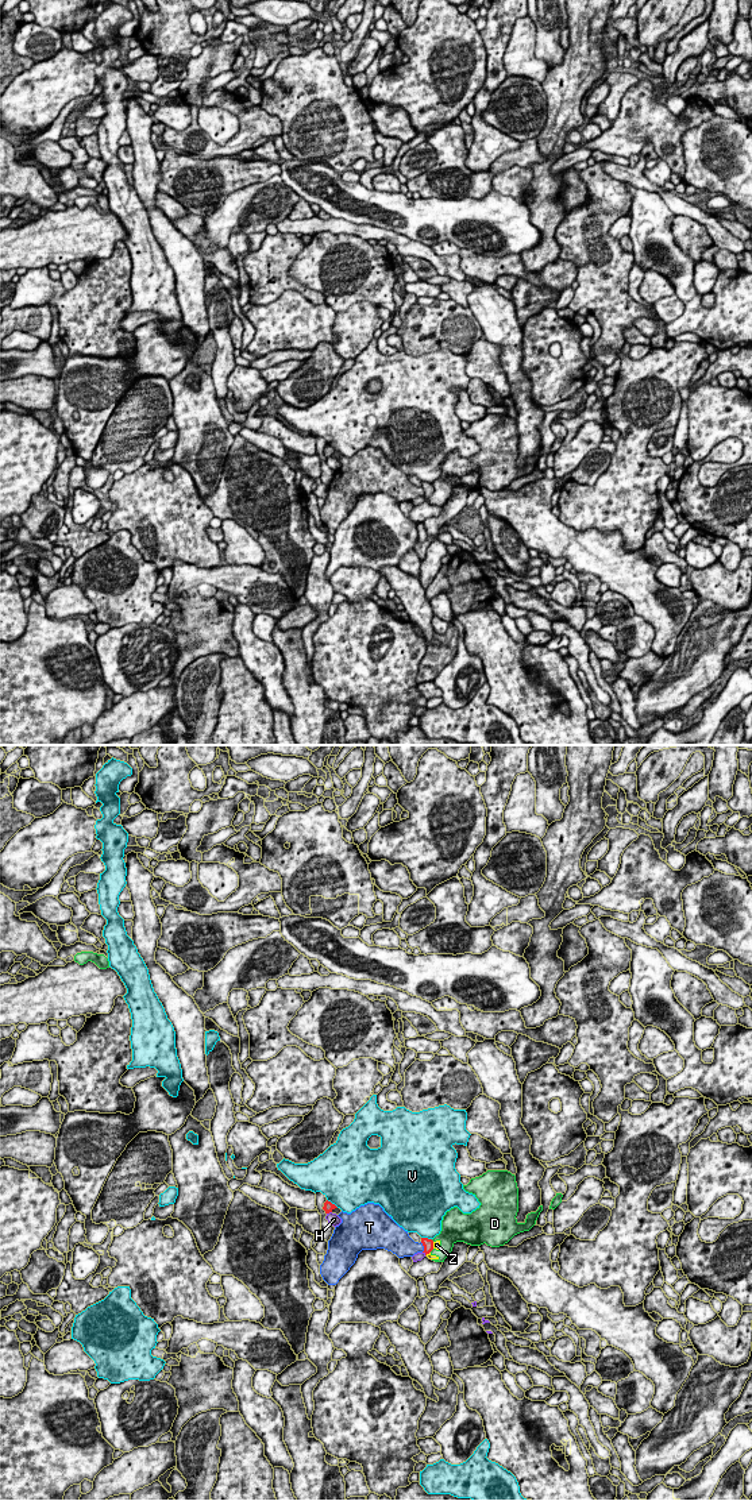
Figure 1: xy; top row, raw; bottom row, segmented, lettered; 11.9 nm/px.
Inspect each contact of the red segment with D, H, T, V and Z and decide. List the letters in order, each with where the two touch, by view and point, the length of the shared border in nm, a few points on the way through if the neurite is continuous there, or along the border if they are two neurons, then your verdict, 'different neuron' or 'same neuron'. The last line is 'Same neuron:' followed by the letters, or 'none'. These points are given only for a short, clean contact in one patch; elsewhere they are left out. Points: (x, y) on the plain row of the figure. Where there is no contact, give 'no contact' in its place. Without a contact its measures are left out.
D: contact xy (431, 494); length 70 nm; different neuron
H: contact xy (328, 456); length 70 nm; different neuron
T: contact xy (424, 492); length 130 nm; different neuron
V: contact xy (331, 447); length 180 nm; different neuron
Z: contact xy (432, 489); length 80 nm; border xy (432, 486), (434, 492); different neuron
Same neuron: none

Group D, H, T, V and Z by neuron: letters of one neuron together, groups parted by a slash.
D Z / H / T / V

